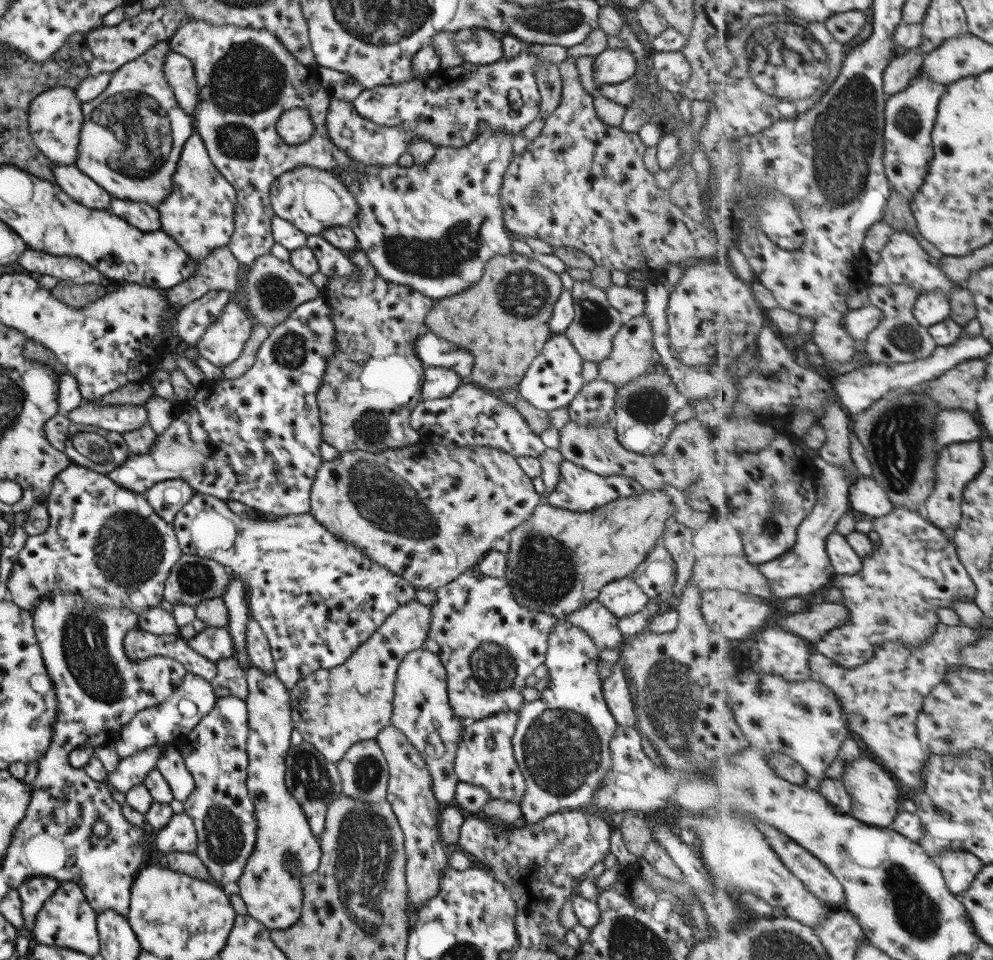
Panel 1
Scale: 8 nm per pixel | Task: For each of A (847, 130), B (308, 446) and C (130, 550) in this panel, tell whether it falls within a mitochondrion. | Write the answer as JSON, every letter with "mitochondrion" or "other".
{"A":"mitochondrion","B":"other","C":"mitochondrion"}

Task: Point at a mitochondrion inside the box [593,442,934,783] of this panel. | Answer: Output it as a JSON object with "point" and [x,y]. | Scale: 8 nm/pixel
{"point":[673,695]}

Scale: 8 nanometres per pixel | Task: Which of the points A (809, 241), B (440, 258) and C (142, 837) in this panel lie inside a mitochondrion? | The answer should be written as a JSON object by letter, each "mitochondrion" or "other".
{"A":"other","B":"mitochondrion","C":"other"}

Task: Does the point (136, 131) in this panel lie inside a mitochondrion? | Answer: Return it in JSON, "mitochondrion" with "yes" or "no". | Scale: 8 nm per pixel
{"mitochondrion":"yes"}

